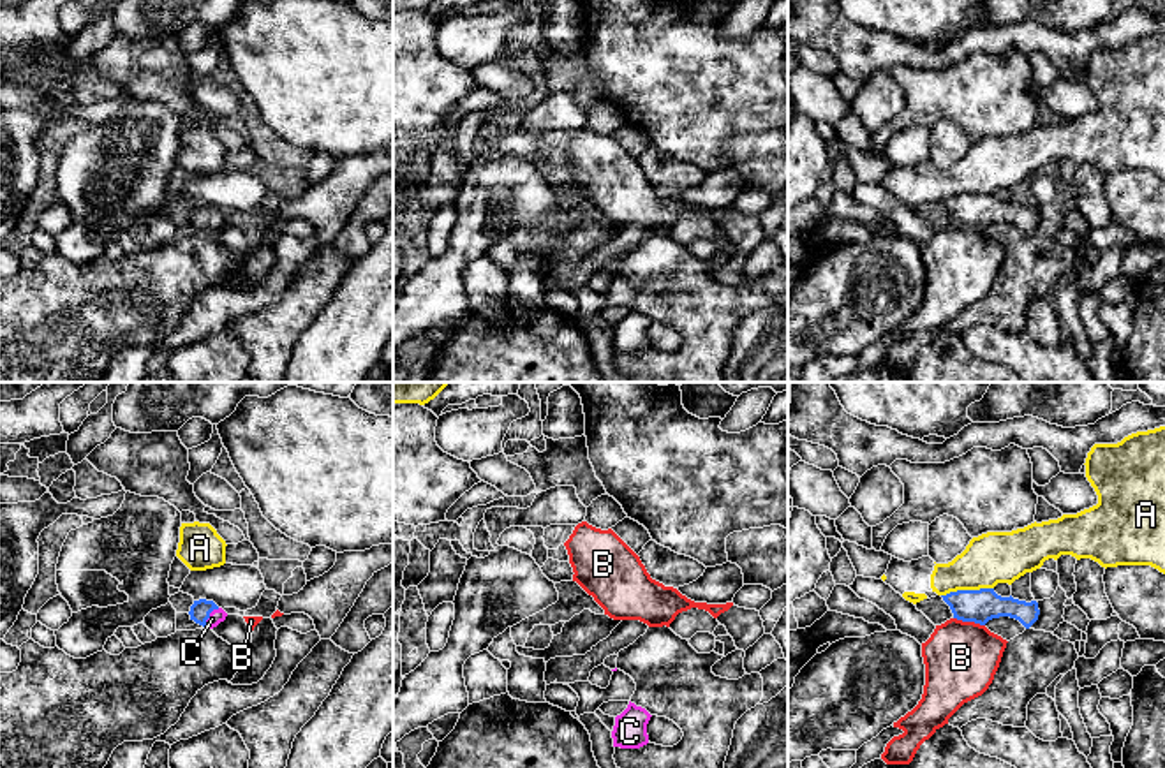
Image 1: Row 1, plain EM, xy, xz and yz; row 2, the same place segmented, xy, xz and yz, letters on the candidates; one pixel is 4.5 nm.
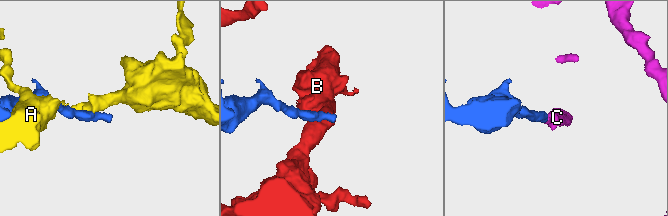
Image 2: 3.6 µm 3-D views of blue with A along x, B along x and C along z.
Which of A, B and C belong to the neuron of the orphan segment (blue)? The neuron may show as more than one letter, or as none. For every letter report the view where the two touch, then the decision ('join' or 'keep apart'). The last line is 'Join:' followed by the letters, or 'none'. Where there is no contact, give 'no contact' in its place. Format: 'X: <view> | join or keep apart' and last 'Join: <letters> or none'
A: yz | keep apart
B: yz | keep apart
C: xy | join
Join: C

